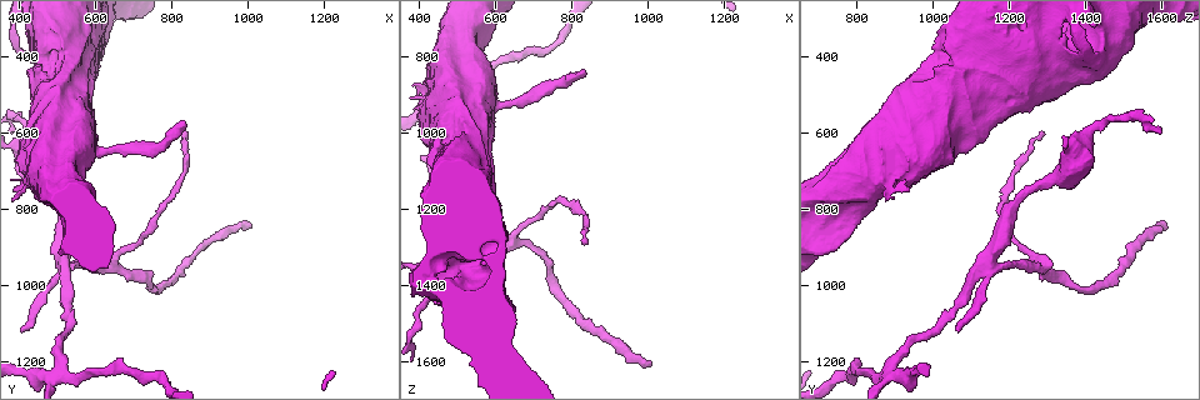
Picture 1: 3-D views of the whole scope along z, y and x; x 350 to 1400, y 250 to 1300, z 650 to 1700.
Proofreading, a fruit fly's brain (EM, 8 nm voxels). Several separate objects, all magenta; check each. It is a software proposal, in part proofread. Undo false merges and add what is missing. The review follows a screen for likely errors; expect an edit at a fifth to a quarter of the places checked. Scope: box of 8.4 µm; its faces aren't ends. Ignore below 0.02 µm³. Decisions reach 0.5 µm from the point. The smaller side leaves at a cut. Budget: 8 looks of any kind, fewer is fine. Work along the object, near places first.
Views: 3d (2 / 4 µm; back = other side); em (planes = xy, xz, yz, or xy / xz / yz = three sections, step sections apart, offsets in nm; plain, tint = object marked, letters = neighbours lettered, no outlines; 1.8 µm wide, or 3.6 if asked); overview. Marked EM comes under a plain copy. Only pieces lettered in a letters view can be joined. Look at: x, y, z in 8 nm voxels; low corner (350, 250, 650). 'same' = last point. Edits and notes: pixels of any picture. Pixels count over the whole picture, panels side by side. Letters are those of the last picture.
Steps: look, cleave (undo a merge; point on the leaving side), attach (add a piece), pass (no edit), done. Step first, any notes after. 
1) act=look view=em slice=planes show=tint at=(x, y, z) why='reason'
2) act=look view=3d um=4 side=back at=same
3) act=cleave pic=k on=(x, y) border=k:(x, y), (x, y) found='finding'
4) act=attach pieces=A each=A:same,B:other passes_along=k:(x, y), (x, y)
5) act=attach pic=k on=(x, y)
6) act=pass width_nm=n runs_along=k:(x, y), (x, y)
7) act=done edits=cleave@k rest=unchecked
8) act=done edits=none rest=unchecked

act=look view=3d um=4 at=(1010, 850, 1610) why='free end'

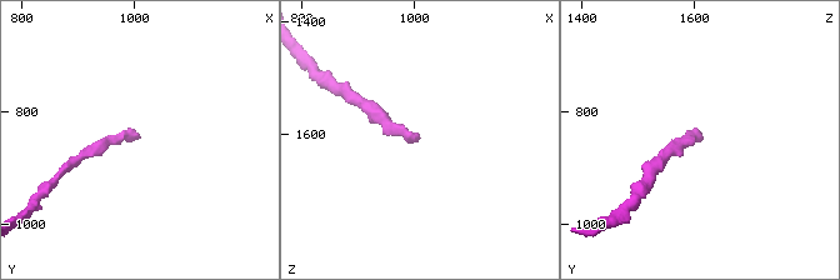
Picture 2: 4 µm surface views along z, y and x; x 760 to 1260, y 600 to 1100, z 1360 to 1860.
act=look view=em slice=xy step=4 show=tint at=(1005, 850, 1610)

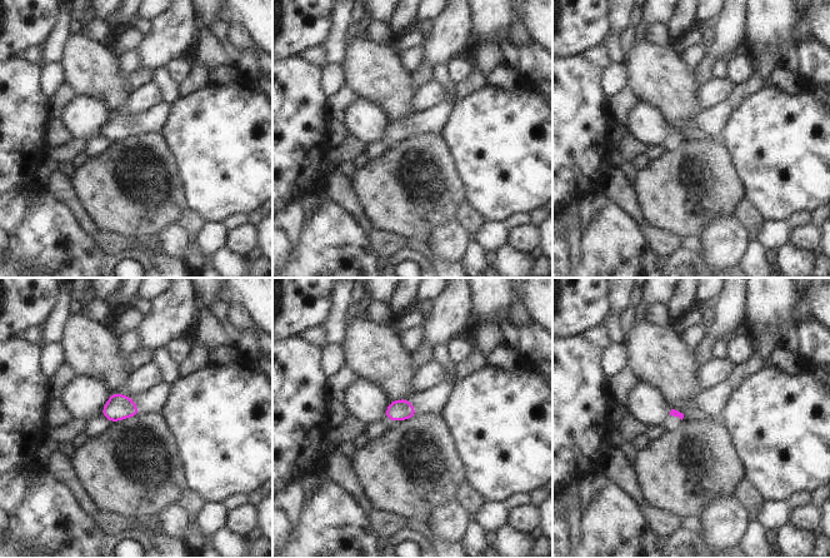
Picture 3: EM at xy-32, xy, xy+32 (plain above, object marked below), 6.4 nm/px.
act=look view=em slice=planes show=letters at=same why='cut it another way'

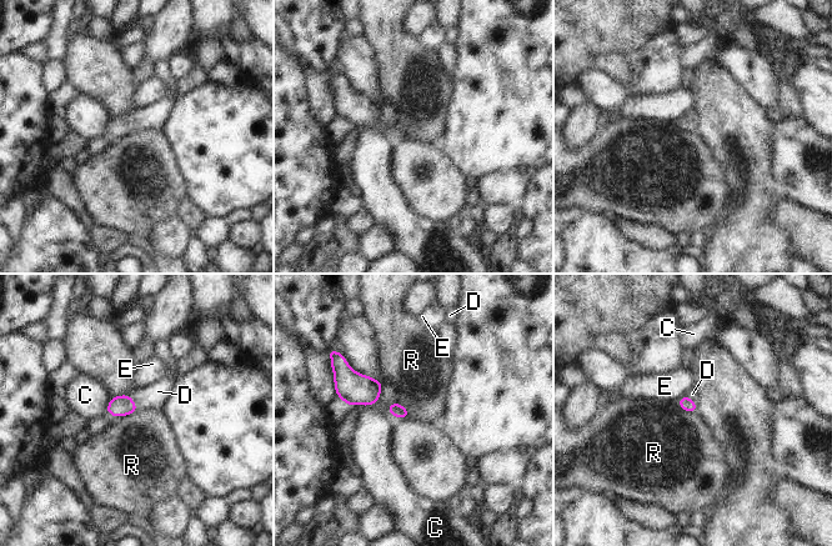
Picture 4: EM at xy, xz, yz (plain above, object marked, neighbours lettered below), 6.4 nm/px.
act=attach pieces=D width_nm=90 each=C:other,D:same,E:other,R:other passes_along=4:(118, 406), (134, 401), (158, 391) found='the neuron continues'

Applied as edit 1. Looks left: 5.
act=look view=overview

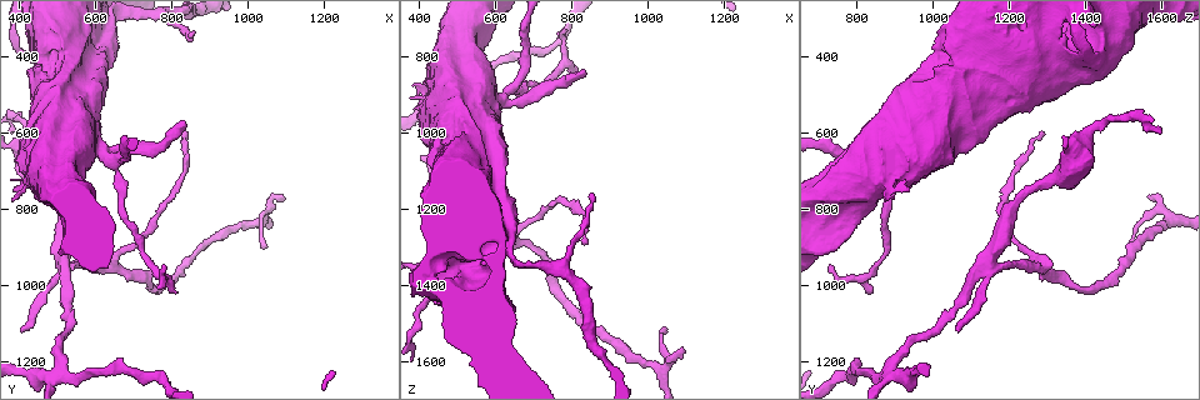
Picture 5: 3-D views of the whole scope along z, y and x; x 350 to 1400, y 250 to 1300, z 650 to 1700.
act=look view=3d um=2 at=(520, 1210, 885) why='four-way junction'

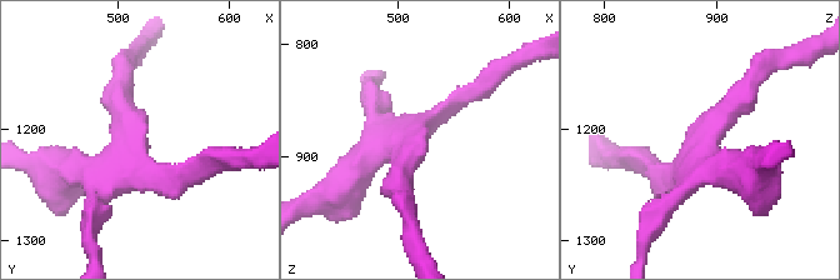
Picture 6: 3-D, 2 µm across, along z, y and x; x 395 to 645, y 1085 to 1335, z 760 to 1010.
act=look view=em slice=planes show=letters at=(516, 1214, 888) arms=4

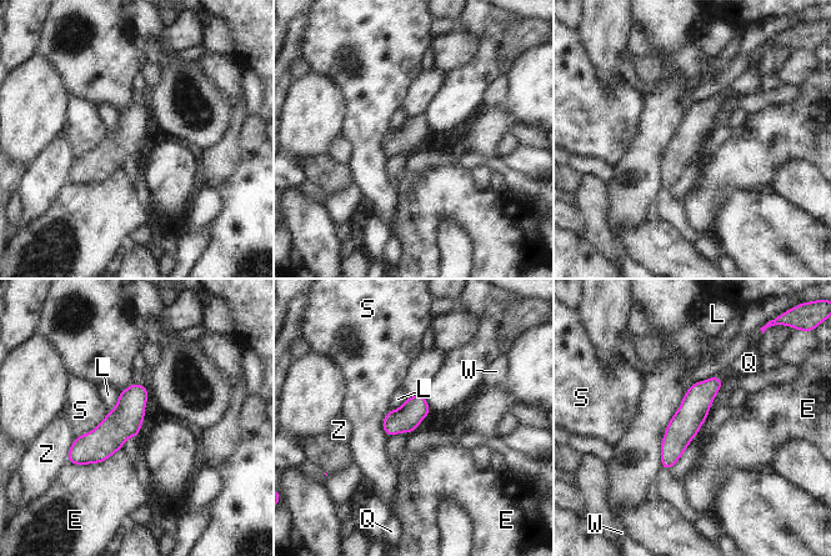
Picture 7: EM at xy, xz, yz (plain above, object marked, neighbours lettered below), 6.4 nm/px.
act=pass width_nm=170 each=E:other,L:other,Q:other,S:other,W:other,Z:other border=7:(119, 392), (116, 404), (109, 411) found='all the same neuron'

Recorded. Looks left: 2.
act=done edits=attach@4 rest=unchecked

